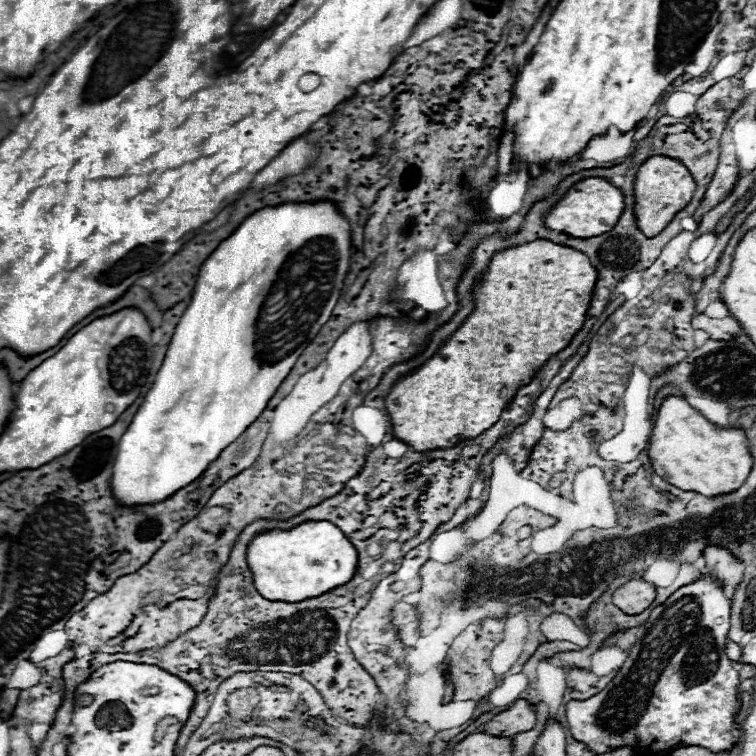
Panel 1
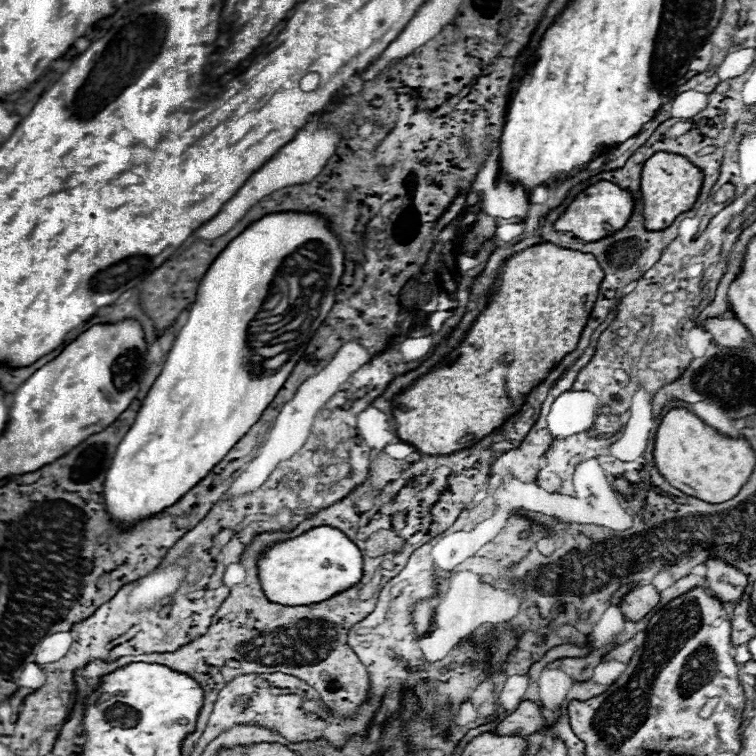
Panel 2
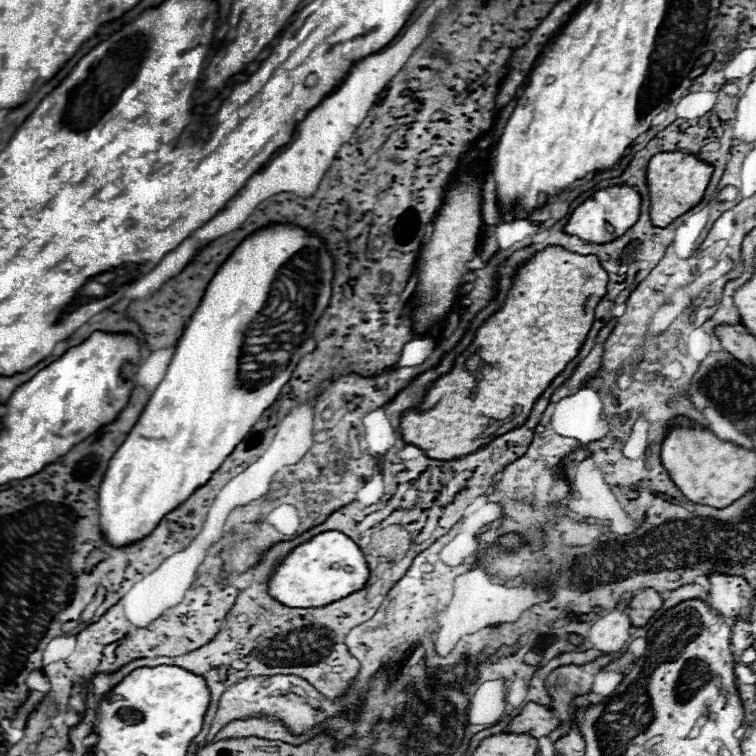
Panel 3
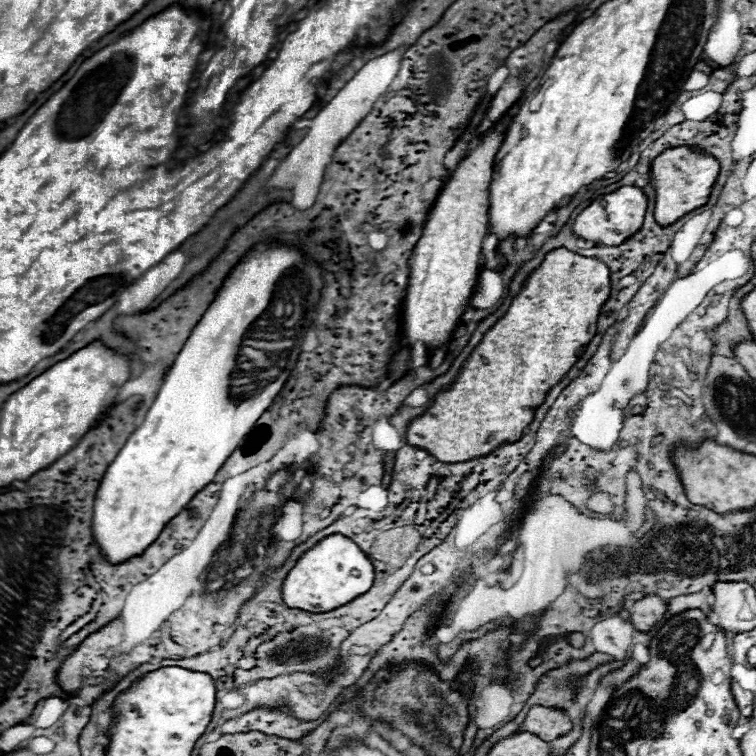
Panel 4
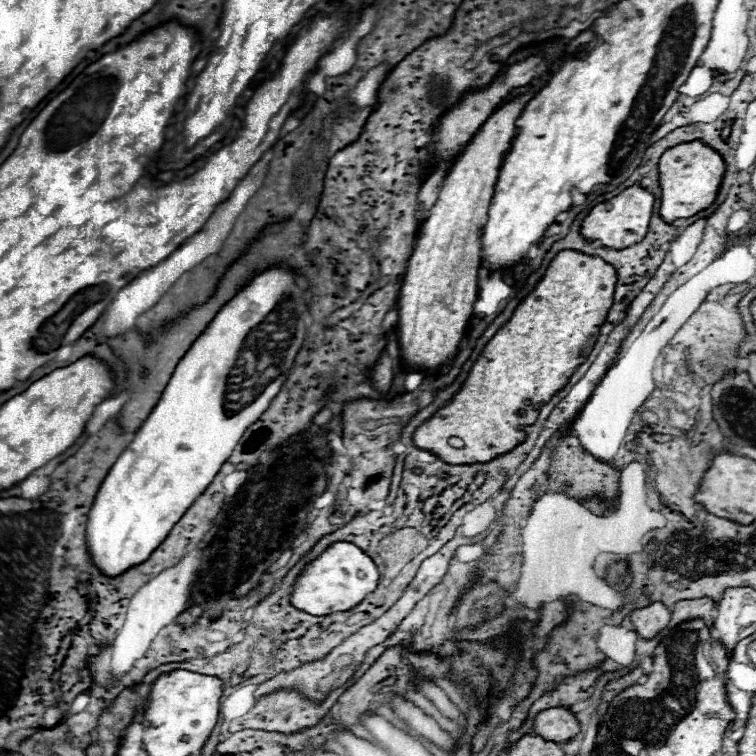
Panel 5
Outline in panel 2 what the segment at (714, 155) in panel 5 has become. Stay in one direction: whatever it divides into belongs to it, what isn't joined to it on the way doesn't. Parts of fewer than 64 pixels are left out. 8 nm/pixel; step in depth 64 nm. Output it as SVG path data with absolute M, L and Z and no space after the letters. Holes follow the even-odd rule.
M656 152L652 158L648 158L642 166L640 174L640 192L644 202L644 228L646 230L664 230L668 228L674 218L680 212L686 212L692 208L692 204L698 198L700 186L702 186L702 172L694 168L684 156L668 154L668 152Z

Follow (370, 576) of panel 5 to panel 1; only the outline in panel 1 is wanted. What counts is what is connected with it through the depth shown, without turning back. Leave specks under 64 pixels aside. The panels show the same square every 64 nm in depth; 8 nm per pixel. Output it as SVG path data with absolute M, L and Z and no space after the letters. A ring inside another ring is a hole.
M308 520L290 530L274 528L274 530L256 534L246 548L246 562L248 562L248 568L254 578L254 588L264 598L284 600L284 602L300 602L300 600L320 596L336 586L346 584L356 572L358 554L356 554L356 548L350 544L350 540L344 536L344 532L338 526L334 526L332 522L324 522L324 520Z

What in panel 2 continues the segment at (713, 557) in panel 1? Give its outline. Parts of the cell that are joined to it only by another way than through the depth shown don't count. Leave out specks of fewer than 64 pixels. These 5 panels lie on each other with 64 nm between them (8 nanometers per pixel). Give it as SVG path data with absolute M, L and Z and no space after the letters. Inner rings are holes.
M708 558L708 590L722 598L724 602L732 602L736 604L738 598L742 596L748 580L746 576L736 570L734 566L728 566L726 562L722 562L720 558Z

